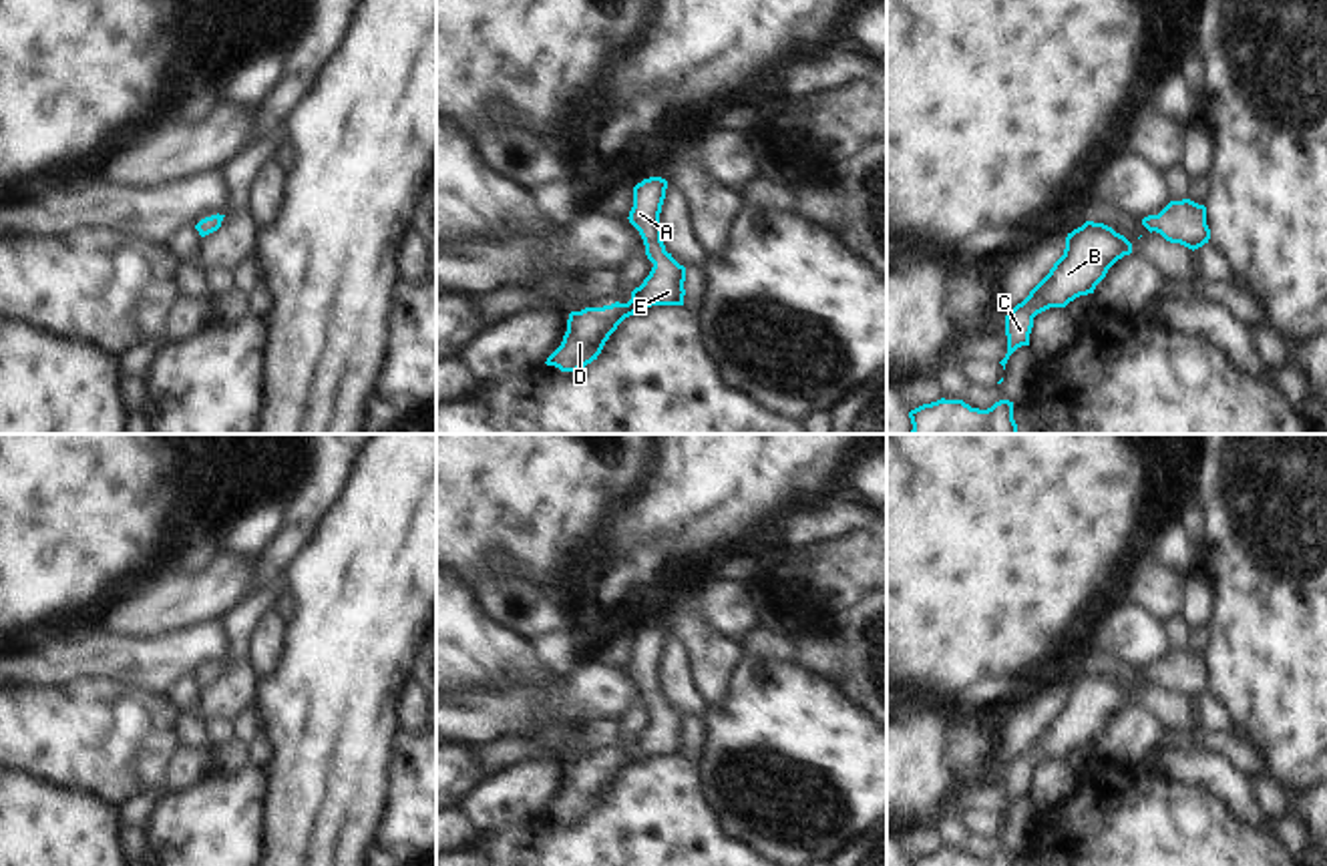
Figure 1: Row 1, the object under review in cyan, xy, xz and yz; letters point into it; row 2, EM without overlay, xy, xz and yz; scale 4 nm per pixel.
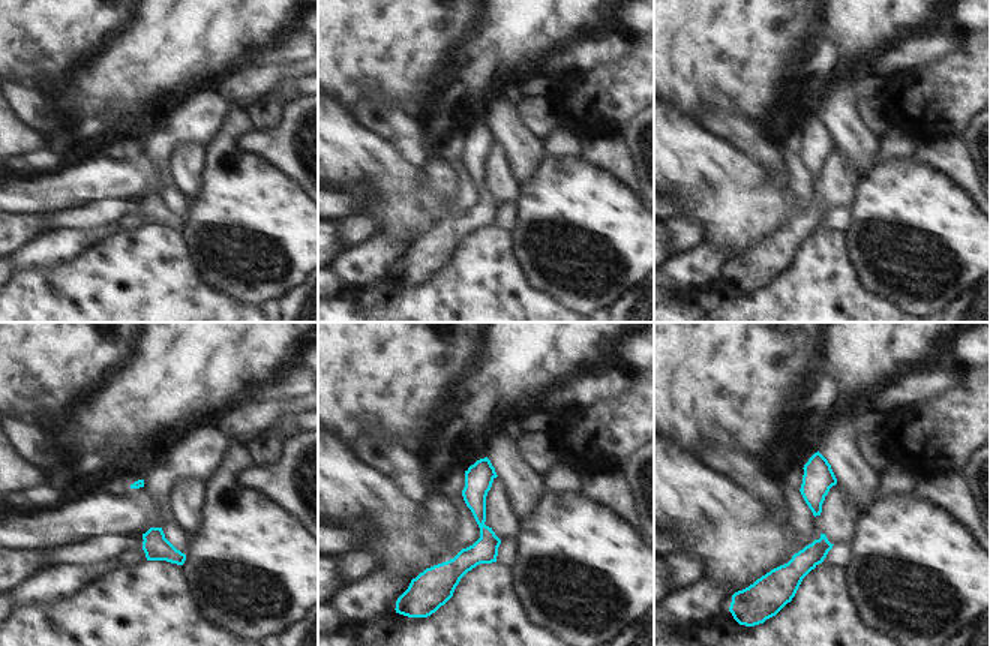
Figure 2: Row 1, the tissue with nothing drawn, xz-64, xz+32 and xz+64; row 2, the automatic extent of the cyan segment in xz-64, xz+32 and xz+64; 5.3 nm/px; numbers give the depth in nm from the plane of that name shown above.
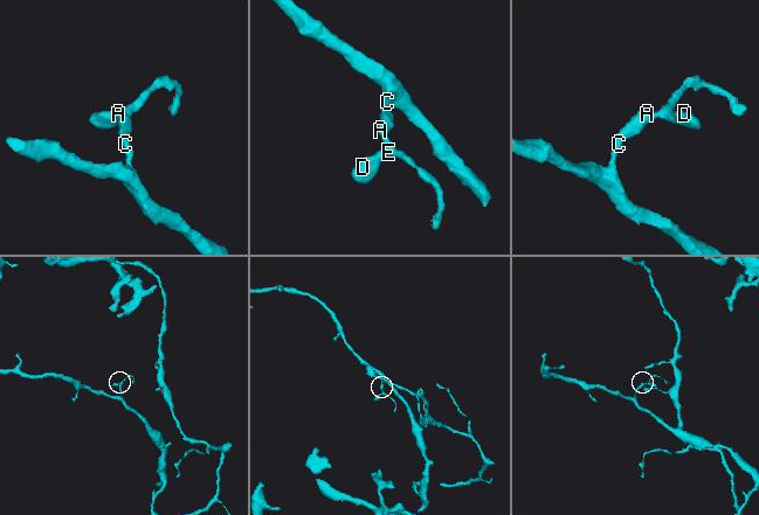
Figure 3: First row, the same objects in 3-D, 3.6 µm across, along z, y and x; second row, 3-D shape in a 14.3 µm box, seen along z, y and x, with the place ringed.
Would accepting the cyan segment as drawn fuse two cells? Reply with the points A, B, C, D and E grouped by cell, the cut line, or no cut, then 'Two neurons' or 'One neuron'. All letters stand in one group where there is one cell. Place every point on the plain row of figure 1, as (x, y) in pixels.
Groups: A B C D E. No split. One neuron.

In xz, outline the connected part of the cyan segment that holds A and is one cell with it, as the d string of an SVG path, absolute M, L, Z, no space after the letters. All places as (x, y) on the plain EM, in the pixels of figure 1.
M661 627L643 629L633 637L629 673L639 681L645 705L653 713L649 725L631 741L627 753L585 757L571 762L561 796L547 808L547 816L561 822L577 822L597 810L617 776L651 755L684 755L686 717L680 715L661 691L659 663L668 631Z

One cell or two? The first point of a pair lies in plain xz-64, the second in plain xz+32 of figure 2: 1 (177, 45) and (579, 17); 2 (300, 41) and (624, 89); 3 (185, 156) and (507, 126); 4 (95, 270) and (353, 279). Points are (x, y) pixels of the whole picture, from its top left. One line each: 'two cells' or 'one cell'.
1: one cell
2: two cells
3: one cell
4: two cells

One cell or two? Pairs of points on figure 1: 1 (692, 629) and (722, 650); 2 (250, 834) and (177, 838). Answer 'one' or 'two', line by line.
1: one
2: one

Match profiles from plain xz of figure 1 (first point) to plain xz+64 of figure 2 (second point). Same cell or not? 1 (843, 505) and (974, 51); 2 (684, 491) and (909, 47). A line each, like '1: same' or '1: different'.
1: different
2: different

